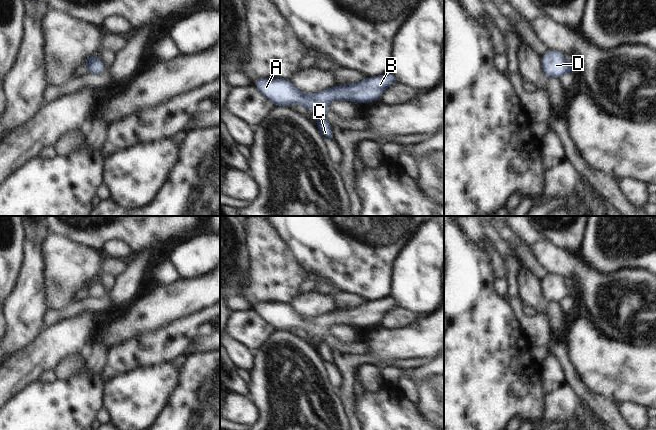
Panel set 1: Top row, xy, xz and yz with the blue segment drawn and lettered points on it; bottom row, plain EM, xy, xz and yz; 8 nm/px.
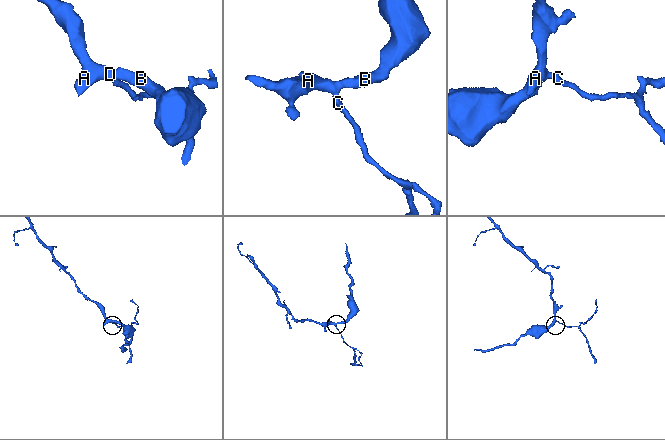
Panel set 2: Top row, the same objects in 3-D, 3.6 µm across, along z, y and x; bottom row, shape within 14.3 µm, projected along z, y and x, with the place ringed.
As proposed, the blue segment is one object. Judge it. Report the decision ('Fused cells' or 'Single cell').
Single cell

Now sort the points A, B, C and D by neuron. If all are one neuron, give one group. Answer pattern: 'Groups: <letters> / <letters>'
Groups: A B C D

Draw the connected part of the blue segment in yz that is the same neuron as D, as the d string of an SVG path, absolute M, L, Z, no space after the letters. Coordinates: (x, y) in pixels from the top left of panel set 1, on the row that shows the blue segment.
M550 50L541 57L544 74L552 79L560 79L565 73L580 75L580 68L575 62L568 63L565 56L558 51Z

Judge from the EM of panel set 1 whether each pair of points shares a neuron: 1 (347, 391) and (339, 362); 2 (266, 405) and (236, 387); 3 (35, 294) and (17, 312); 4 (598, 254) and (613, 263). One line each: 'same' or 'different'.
1: same
2: different
3: same
4: same

